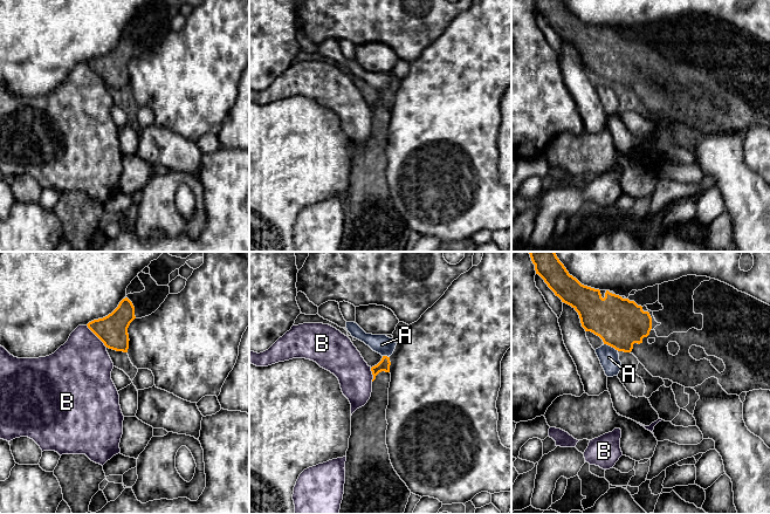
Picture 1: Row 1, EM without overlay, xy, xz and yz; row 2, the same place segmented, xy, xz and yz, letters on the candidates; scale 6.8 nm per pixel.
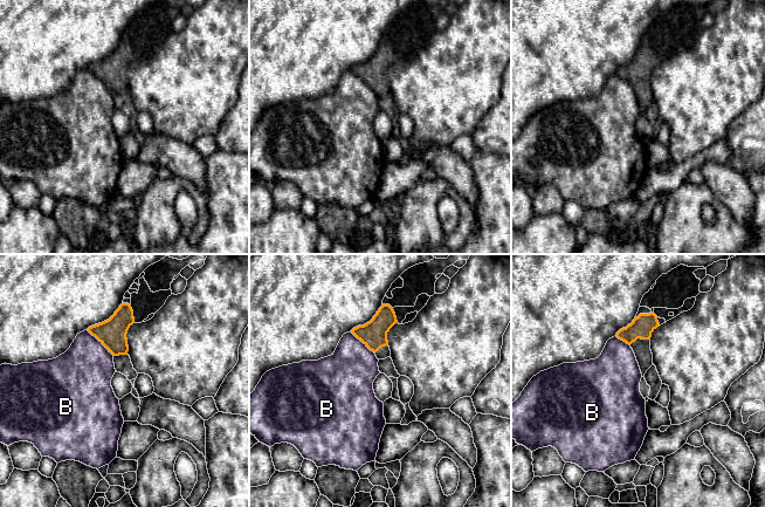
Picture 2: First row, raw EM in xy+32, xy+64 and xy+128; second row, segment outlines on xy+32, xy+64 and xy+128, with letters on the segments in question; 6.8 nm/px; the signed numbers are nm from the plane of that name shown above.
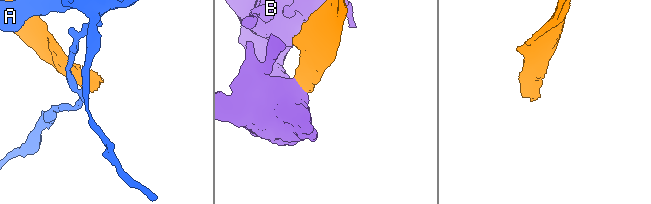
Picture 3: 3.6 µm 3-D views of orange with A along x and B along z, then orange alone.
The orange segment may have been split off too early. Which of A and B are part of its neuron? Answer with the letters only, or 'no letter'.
no letter

